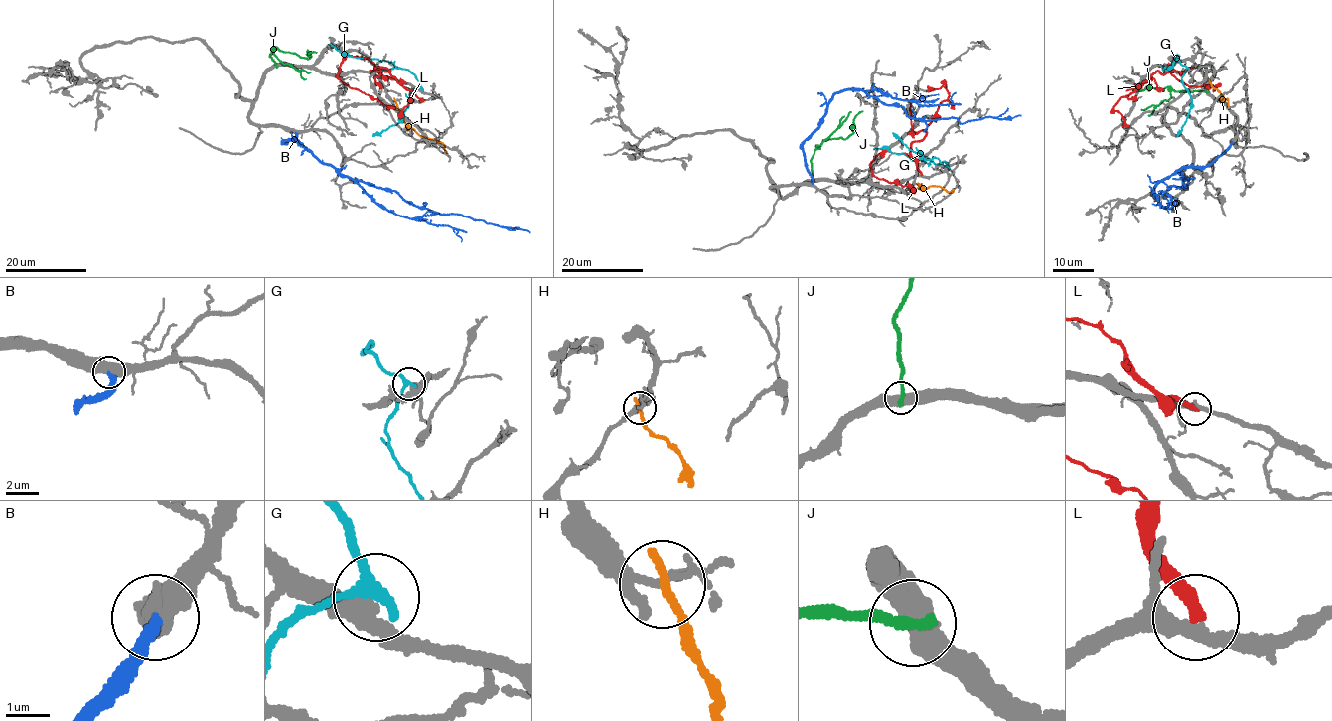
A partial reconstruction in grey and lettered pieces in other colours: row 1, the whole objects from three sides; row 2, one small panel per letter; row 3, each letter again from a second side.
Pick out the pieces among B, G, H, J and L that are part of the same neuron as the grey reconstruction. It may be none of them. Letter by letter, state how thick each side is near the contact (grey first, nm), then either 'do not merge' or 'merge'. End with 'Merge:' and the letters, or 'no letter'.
B: calibres 480 and 300 nm; merge
G: calibres 360 and 220 nm; do not merge
H: calibres 170 and 240 nm; do not merge
J: calibres 550 and 280 nm; do not merge
L: calibres 360 and 300 nm; do not merge
Merge: B

